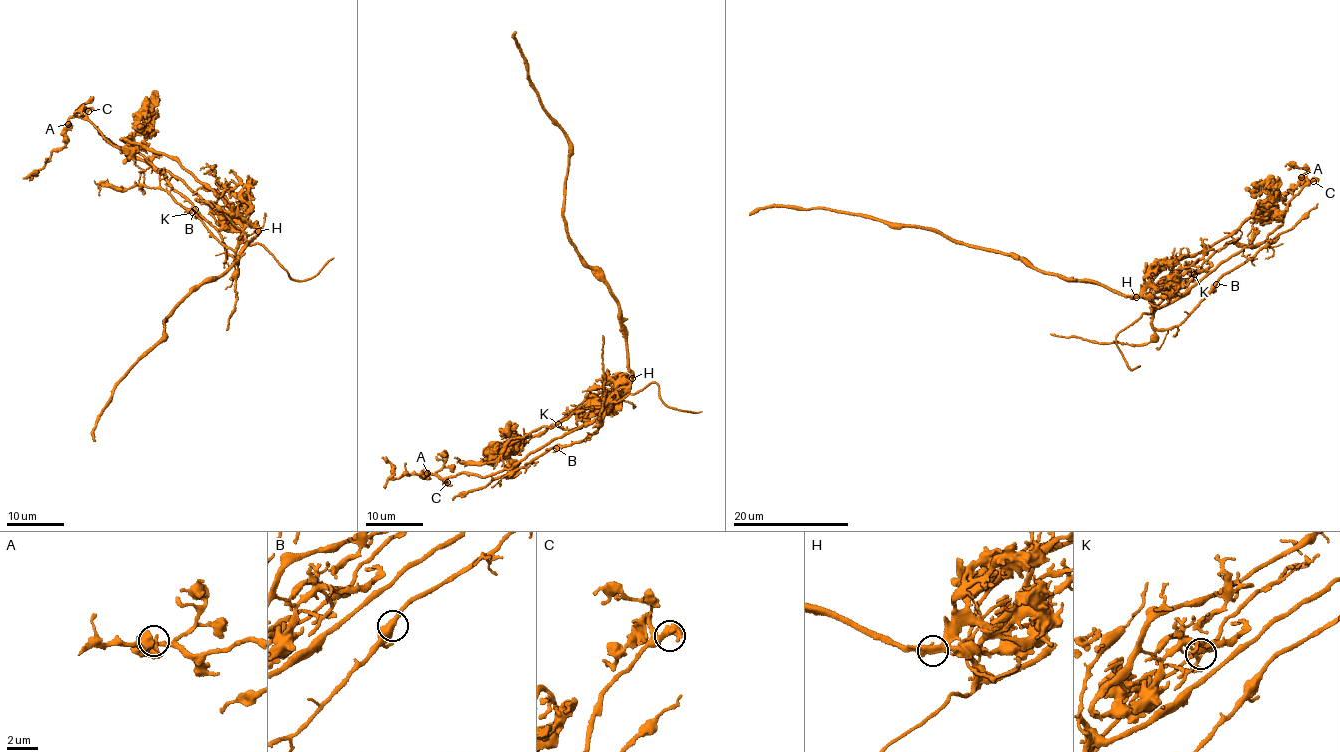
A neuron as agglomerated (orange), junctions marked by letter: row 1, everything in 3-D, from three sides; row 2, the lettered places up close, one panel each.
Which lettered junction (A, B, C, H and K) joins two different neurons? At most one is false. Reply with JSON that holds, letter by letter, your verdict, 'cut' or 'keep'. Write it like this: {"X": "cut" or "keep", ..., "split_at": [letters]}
{"A": "keep", "B": "keep", "C": "keep", "H": "cut", "K": "keep", "split_at": ["H"]}

